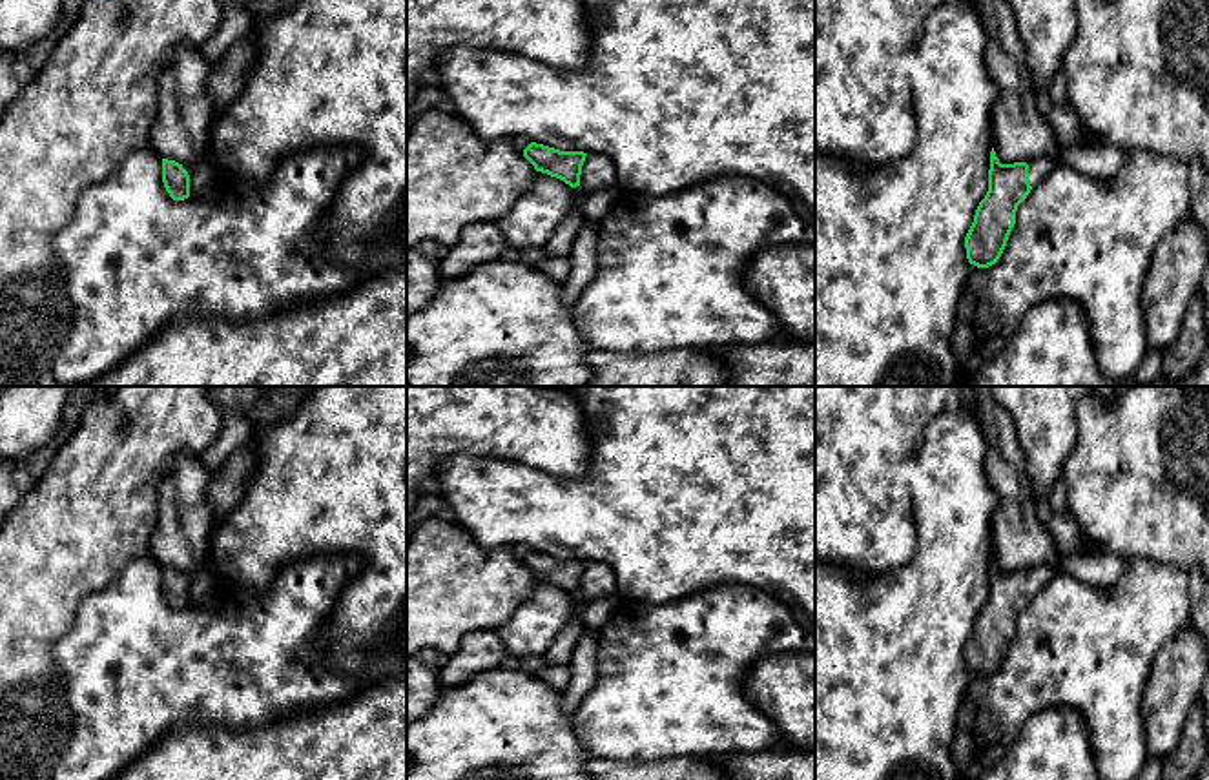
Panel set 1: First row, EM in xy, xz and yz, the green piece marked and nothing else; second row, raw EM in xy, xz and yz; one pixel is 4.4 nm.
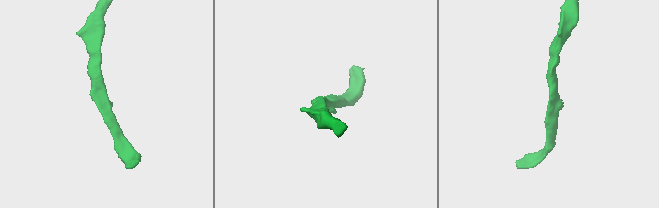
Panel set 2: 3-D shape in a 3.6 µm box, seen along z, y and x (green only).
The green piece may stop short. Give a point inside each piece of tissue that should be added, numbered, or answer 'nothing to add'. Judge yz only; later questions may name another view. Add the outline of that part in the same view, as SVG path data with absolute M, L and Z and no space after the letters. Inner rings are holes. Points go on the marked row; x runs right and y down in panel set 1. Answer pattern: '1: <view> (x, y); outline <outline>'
1: yz (1040, 166); outline M1036 157L1027 162L1028 164L1028 182L1030 186L1038 186L1058 164L1050 157Z

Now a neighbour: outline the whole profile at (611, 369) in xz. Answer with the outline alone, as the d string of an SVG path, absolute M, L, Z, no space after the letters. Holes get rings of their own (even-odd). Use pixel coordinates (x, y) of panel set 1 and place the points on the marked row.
M589 350L593 379L585 386L729 386L726 364L711 350Z

